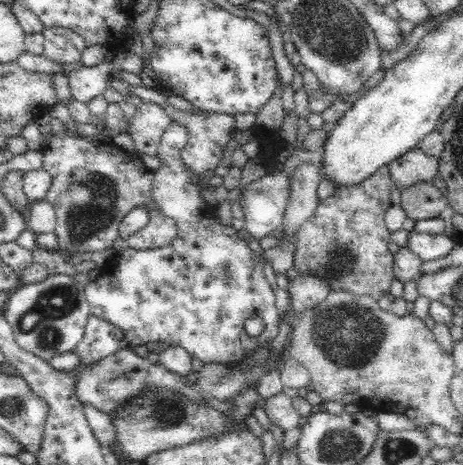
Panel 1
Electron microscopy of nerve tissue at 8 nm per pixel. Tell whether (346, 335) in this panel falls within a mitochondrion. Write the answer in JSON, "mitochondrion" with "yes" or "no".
{"mitochondrion":"yes"}

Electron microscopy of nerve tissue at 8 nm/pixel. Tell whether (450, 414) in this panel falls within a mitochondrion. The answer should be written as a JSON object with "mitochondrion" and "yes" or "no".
{"mitochondrion":"no"}

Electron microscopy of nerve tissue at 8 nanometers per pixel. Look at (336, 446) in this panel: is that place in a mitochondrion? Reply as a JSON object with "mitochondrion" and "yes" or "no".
{"mitochondrion":"yes"}

